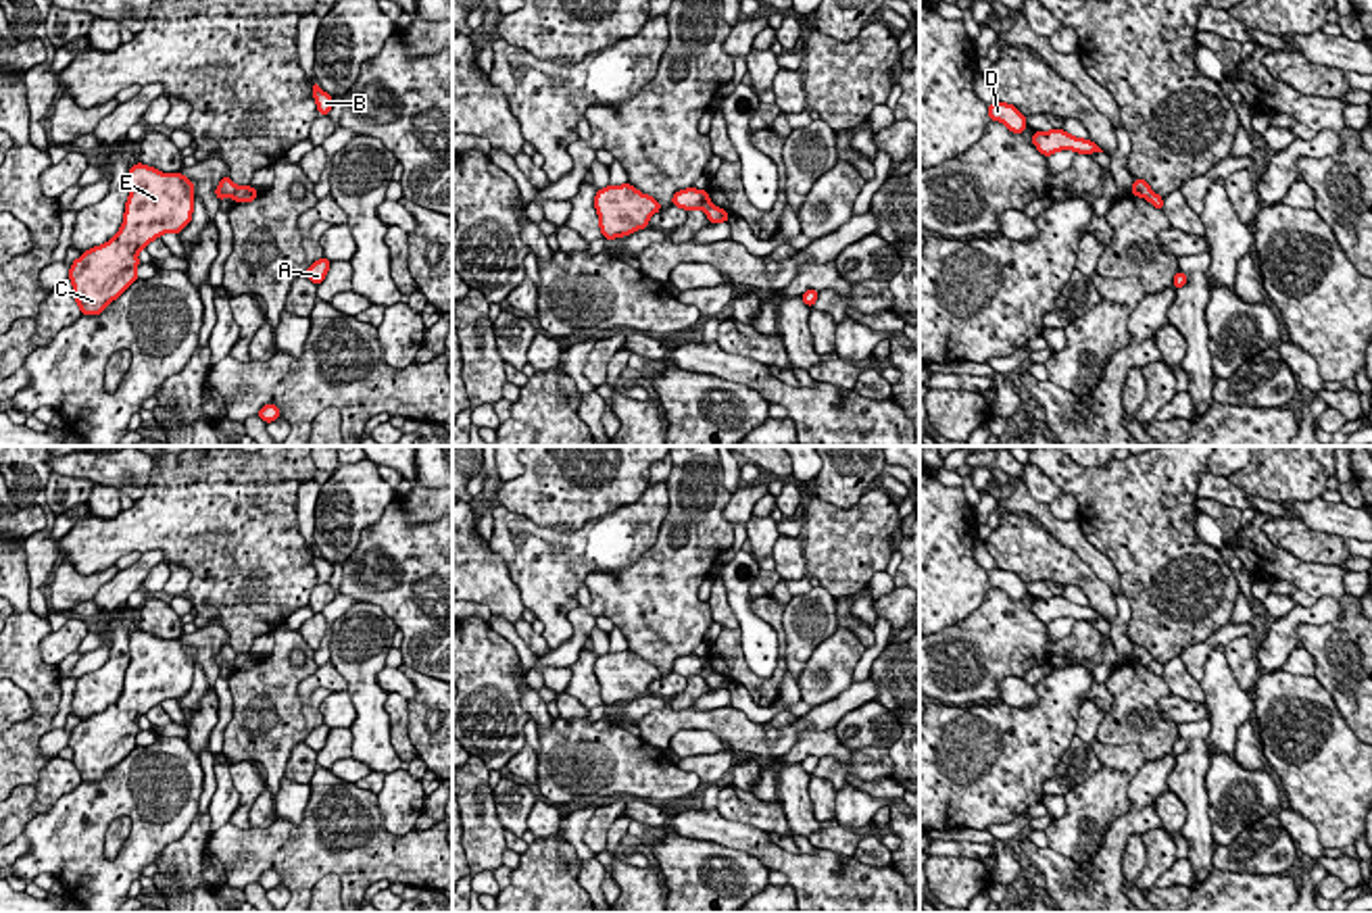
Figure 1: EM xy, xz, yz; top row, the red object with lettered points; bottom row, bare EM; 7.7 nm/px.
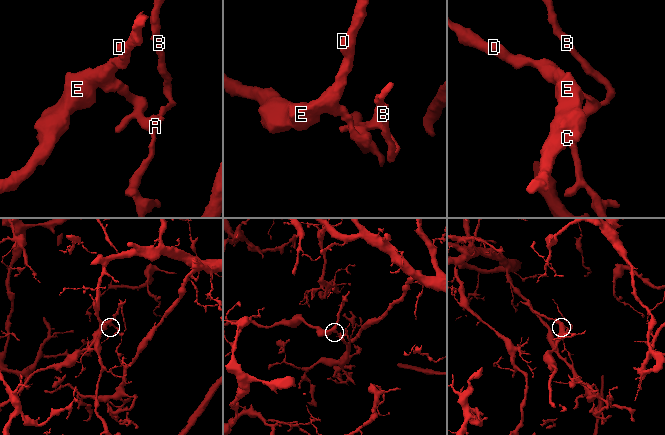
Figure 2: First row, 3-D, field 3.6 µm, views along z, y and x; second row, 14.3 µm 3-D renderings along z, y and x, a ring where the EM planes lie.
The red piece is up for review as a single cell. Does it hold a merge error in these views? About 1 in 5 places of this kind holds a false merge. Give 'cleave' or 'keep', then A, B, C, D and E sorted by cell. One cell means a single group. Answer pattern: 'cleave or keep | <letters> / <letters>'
cleave | A B / C D E

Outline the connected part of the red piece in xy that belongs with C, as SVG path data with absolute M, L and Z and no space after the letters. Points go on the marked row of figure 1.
M136 163L129 198L115 238L71 263L73 298L81 315L100 315L138 279L138 252L163 233L179 233L194 211L194 181Z

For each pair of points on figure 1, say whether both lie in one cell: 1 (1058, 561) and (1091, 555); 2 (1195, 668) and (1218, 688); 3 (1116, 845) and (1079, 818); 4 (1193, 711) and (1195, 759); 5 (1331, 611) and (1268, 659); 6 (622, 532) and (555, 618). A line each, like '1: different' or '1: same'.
1: different
2: different
3: different
4: different
5: same
6: same

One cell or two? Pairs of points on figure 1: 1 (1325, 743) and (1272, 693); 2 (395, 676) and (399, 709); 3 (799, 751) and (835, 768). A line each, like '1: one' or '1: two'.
1: one
2: two
3: two

